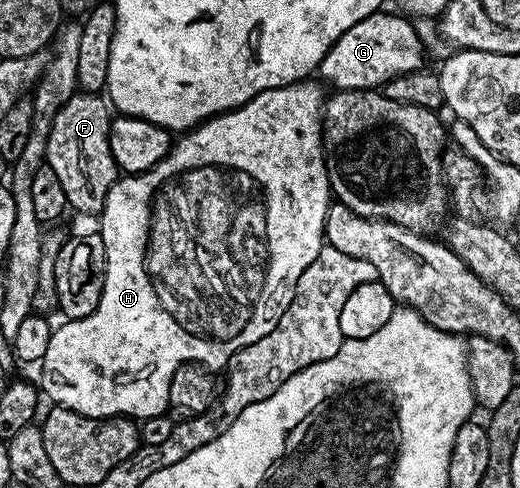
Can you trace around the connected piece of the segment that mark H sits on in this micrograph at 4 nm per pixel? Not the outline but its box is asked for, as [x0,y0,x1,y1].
[41,81,333,421]

